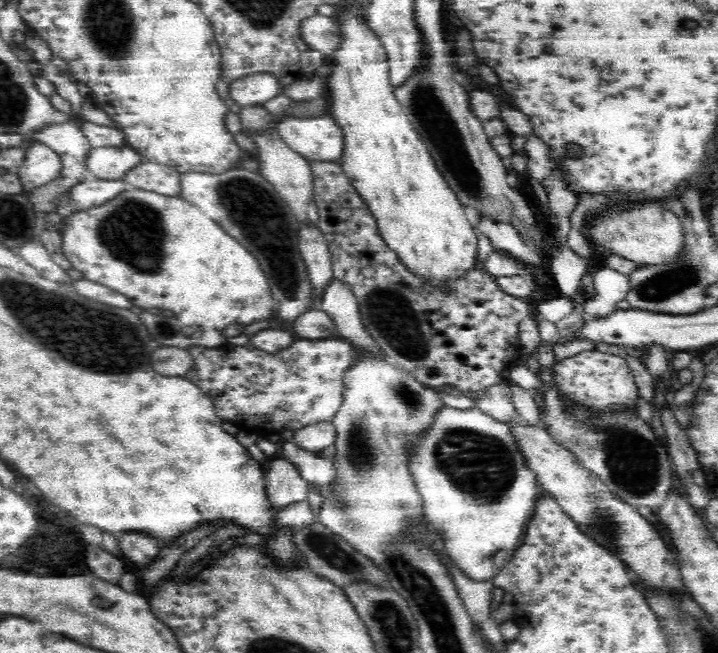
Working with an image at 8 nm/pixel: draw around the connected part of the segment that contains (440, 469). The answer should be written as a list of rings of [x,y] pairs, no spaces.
[[[446,405],[413,454],[411,469],[423,499],[425,518],[441,537],[445,554],[472,581],[490,581],[520,546],[526,520],[537,506],[540,494],[536,473],[521,453],[513,431],[476,407],[461,410]]]

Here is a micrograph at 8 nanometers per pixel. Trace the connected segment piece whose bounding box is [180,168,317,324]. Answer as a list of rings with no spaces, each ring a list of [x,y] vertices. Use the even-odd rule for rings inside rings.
[[[244,168],[230,170],[224,174],[186,173],[180,174],[181,197],[191,205],[197,206],[212,220],[216,220],[234,240],[238,240],[250,254],[258,260],[268,280],[271,293],[284,324],[293,324],[300,312],[314,309],[317,303],[316,291],[313,290],[312,279],[308,277],[308,270],[299,250],[298,219],[293,215],[286,201],[278,194],[271,182],[268,182],[259,172],[250,172]]]

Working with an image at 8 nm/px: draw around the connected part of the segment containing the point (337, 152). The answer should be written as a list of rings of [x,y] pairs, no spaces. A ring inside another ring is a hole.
[[[329,114],[310,118],[285,116],[284,120],[276,125],[282,140],[309,161],[339,163],[342,153],[345,152],[345,131]]]

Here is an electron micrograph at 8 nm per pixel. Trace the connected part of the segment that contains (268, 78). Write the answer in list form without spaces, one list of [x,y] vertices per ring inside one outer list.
[[[254,73],[232,82],[229,88],[229,97],[236,102],[236,108],[244,105],[264,104],[267,100],[281,93],[280,81],[272,73]]]

